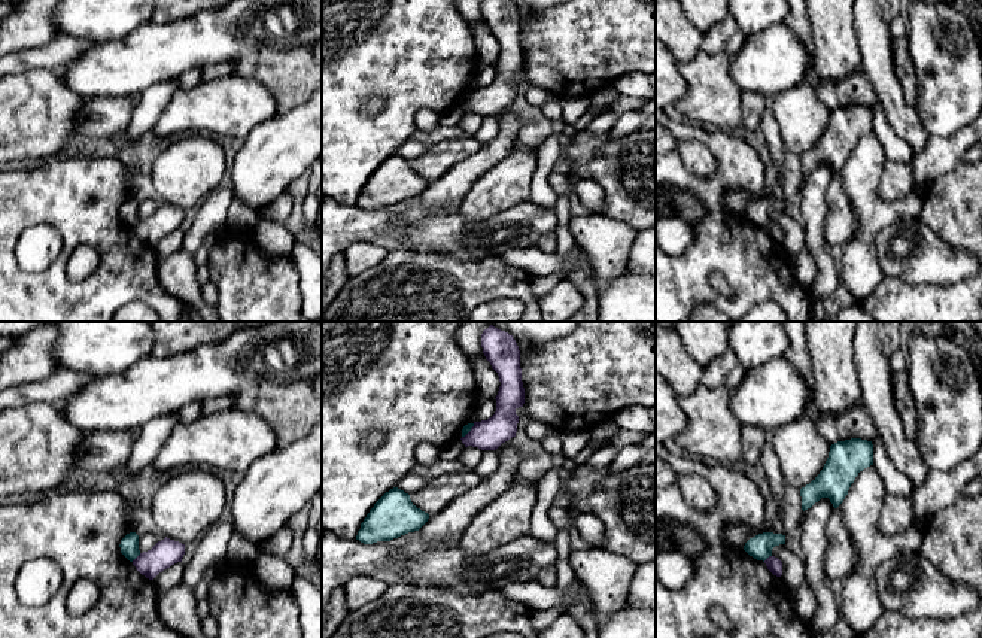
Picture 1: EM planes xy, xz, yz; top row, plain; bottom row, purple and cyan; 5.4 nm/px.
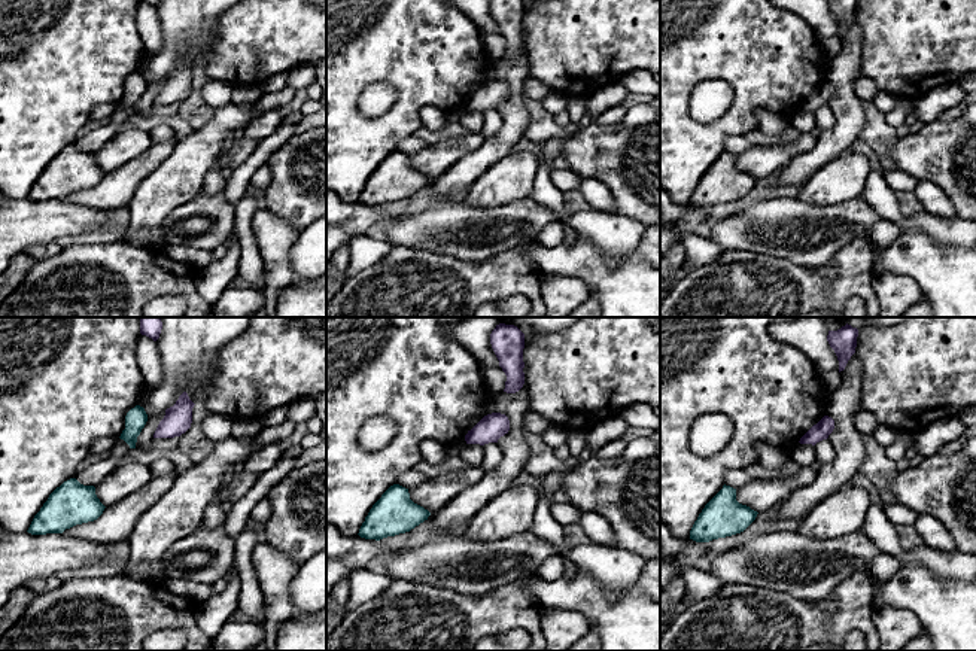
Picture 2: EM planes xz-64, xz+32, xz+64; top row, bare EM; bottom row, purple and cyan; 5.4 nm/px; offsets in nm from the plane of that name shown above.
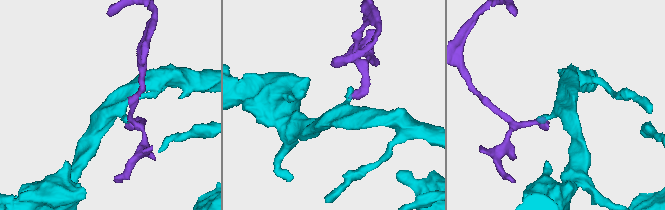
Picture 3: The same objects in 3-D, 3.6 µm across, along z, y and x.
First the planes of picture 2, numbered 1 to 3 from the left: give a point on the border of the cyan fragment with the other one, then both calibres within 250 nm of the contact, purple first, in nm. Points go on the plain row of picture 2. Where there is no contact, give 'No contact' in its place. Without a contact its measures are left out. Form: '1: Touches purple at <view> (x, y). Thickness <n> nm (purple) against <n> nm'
1: No contact
2: No contact
3: No contact

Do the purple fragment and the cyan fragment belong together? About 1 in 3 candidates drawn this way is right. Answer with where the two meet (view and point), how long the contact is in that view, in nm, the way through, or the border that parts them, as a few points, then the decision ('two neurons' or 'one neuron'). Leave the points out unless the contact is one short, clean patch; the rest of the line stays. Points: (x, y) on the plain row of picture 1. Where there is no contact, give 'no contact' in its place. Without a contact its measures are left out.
xy (137, 222) | 70 nm | along xy (140, 219), (131, 227) | two neurons

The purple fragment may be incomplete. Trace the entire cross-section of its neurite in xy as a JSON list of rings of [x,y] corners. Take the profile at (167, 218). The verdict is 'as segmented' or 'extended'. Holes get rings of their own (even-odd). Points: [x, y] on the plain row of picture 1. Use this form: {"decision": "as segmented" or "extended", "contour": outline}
{"decision": "as segmented", "contour": [[[164,204],[158,207],[151,216],[140,219],[133,231],[149,246],[153,246],[159,239],[171,231],[182,228],[185,221],[185,210]]]}

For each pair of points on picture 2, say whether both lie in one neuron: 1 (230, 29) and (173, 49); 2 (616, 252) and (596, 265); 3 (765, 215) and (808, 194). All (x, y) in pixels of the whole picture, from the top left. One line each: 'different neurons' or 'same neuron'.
1: different neurons
2: different neurons
3: different neurons

